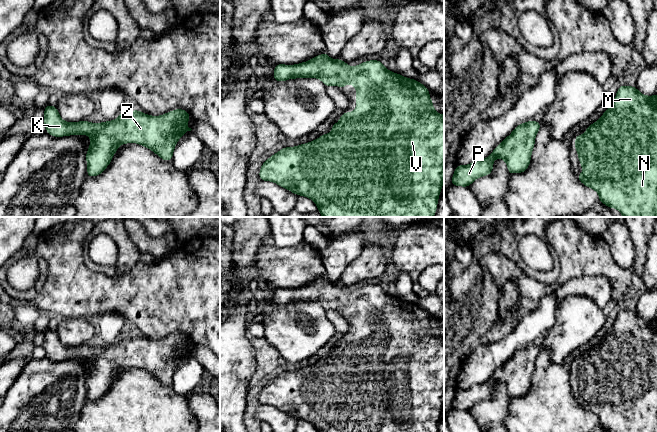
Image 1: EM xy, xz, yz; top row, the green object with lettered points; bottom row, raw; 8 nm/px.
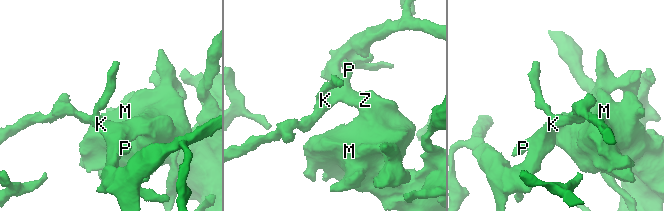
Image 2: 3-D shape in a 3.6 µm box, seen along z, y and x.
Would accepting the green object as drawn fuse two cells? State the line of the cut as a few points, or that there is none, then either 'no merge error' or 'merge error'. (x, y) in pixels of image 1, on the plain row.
cut none; no merge error

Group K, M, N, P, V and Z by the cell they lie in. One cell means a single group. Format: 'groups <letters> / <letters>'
groups K M N P V Z

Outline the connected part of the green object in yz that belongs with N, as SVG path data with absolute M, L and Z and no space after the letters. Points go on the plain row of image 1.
M620 309L612 329L602 338L598 345L589 349L583 359L576 359L575 374L584 396L576 398L579 405L599 418L599 426L608 432L657 432L657 318L646 320L636 310Z

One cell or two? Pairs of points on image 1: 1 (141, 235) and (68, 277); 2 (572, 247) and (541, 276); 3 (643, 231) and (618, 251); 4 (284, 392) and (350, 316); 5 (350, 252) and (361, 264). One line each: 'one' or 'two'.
1: two
2: two
3: two
4: one
5: two

